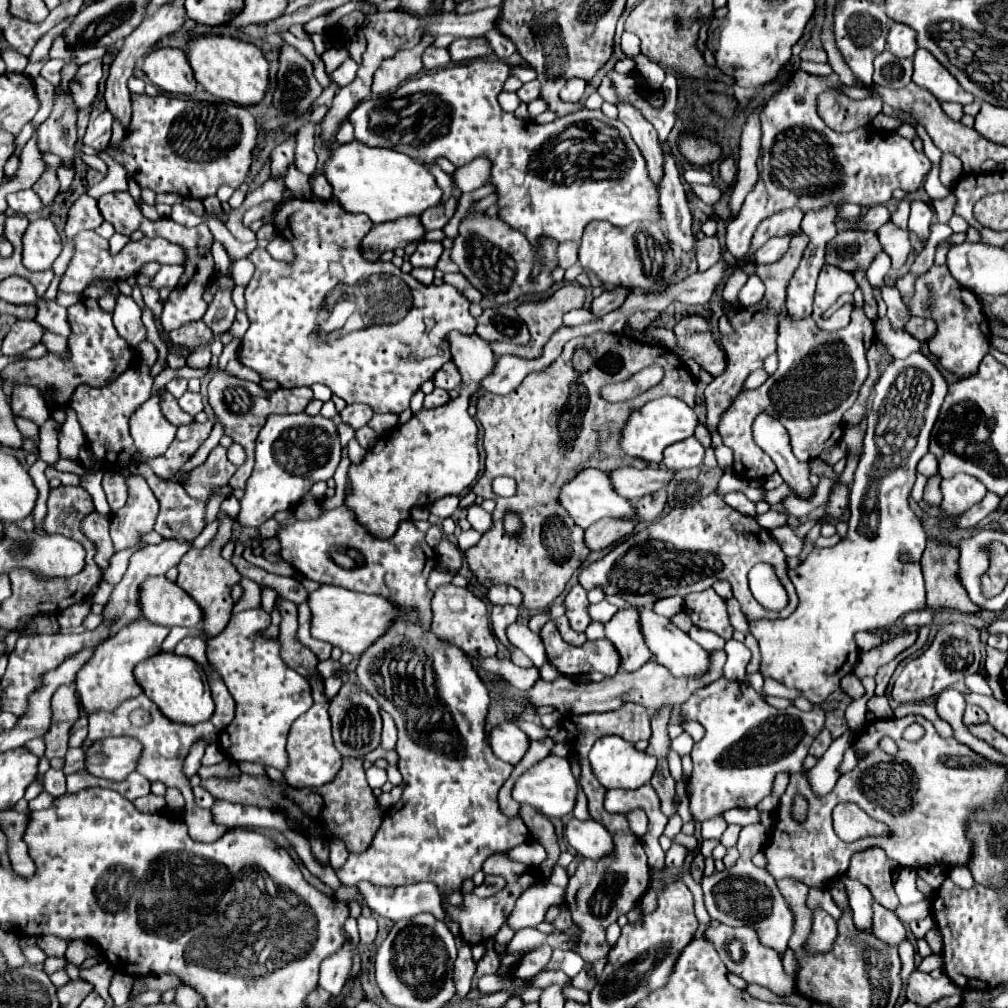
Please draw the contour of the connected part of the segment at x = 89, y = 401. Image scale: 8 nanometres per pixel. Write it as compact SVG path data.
M141 364L141 368L139 366L129 368L117 382L107 384L103 388L93 388L85 384L75 388L69 406L77 412L79 424L87 436L87 446L95 458L107 464L118 463L119 466L129 465L132 460L139 458L139 452L129 434L129 418L151 396L151 386L153 386L151 368Z

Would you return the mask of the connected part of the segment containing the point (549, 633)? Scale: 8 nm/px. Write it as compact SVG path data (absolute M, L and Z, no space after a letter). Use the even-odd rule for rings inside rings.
M547 622L541 628L541 640L549 662L565 676L581 676L593 670L605 676L619 672L619 652L607 638L595 642L587 640L583 646L573 646L559 636L555 622Z

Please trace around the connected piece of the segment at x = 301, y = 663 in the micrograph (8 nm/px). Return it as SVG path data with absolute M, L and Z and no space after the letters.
M277 598L277 610L285 616L285 644L281 646L281 656L299 674L309 678L317 670L317 656L297 640L297 606L285 598Z

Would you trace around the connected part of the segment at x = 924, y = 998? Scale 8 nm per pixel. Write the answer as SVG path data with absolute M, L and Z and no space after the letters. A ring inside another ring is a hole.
M913 970L913 974L909 976L907 1000L915 1002L919 1006L929 1006L935 1000L939 1000L943 996L953 996L953 994L961 994L961 988L955 986L945 974L935 980L925 972Z

